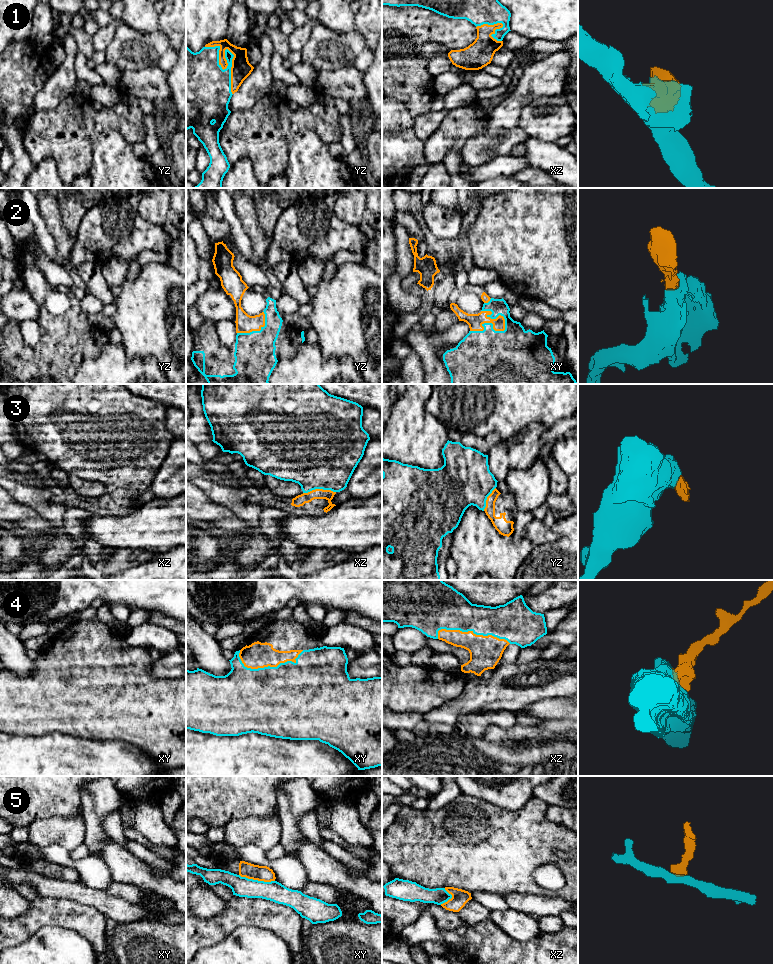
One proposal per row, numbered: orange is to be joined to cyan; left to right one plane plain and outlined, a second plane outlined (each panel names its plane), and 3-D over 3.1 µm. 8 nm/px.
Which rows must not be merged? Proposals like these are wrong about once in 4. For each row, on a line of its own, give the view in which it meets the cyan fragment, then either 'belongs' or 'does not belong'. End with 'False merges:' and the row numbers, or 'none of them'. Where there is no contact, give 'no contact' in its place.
1: contact in yz; belongs
2: contact in xy; belongs
3: contact in xz; does not belong
4: contact in xz; belongs
5: contact in xy; does not belong
False merges: 3, 5

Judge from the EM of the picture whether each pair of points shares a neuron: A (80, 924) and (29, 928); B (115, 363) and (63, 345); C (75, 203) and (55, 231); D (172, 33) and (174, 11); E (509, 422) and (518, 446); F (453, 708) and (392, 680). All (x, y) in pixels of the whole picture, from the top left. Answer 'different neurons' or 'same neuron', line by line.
A: same neuron
B: different neurons
C: different neurons
D: same neuron
E: different neurons
F: different neurons

